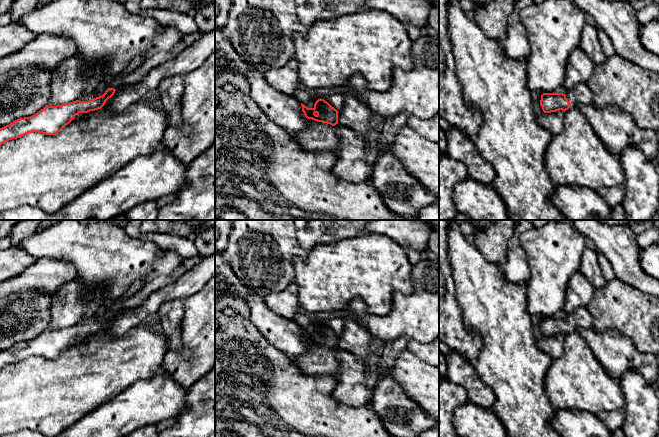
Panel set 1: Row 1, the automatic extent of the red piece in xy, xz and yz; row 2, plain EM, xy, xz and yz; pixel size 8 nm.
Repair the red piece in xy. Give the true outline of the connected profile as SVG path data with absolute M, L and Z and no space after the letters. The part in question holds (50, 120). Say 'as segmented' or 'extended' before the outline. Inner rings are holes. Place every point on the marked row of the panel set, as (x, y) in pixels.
extended; M136 57L123 74L116 76L98 92L82 95L78 100L70 103L46 106L30 117L19 118L0 128L0 145L32 132L55 135L79 113L101 109L122 85L123 76L137 69L142 63L143 58Z

